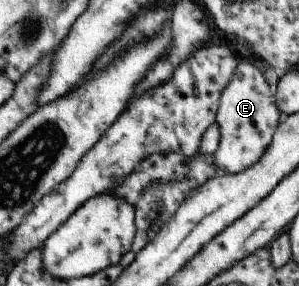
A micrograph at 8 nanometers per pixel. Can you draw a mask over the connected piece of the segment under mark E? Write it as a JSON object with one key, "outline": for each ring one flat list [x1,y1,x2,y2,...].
{"outline":[[240,59,230,82,221,92,215,114,219,139,212,156,219,173,242,172,261,157,282,120,274,95,259,69,246,59]]}

